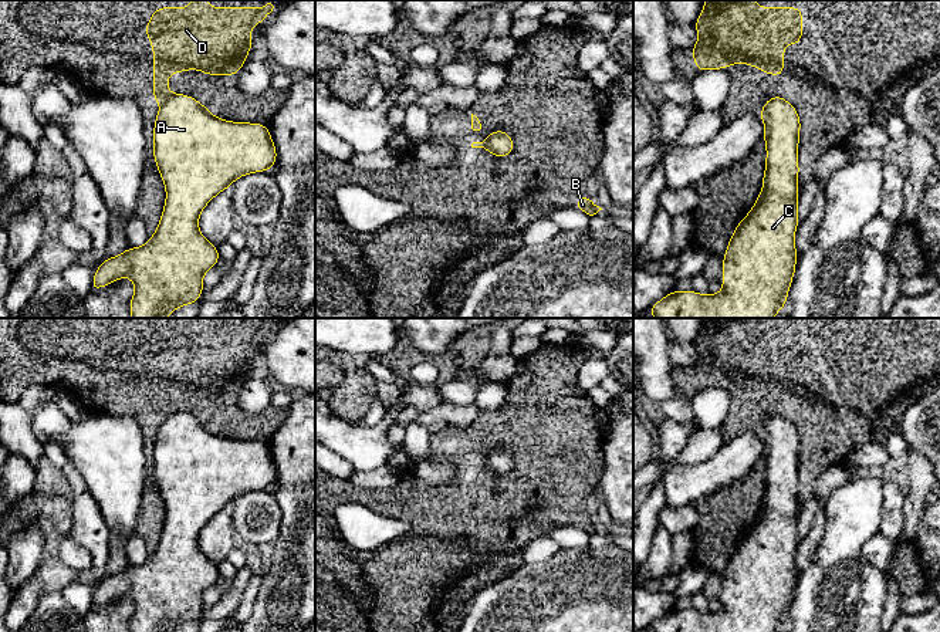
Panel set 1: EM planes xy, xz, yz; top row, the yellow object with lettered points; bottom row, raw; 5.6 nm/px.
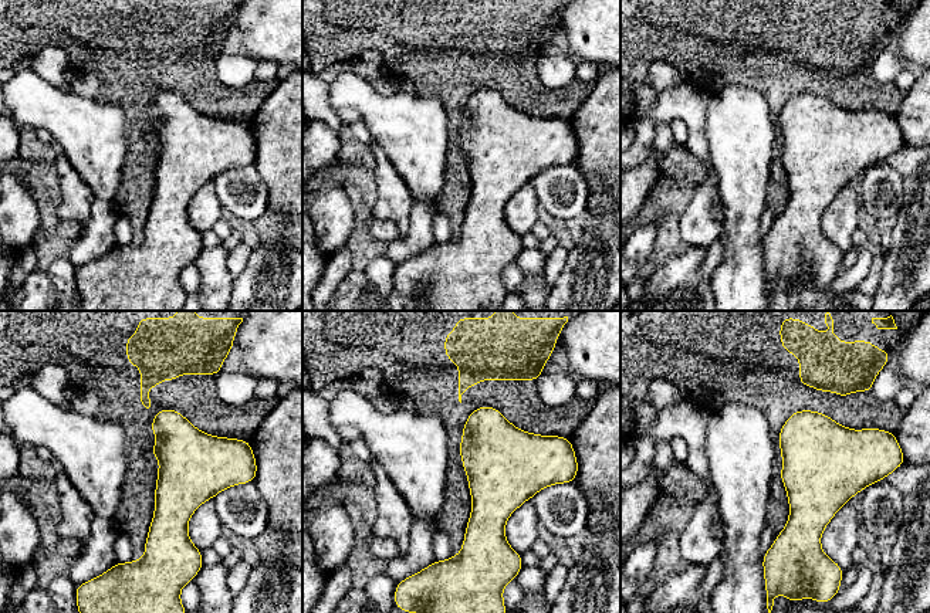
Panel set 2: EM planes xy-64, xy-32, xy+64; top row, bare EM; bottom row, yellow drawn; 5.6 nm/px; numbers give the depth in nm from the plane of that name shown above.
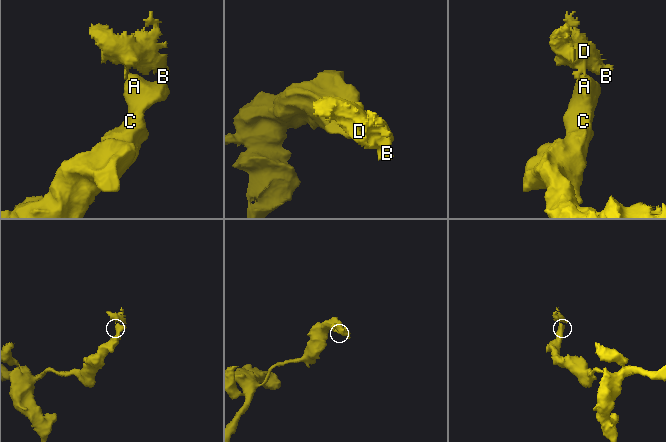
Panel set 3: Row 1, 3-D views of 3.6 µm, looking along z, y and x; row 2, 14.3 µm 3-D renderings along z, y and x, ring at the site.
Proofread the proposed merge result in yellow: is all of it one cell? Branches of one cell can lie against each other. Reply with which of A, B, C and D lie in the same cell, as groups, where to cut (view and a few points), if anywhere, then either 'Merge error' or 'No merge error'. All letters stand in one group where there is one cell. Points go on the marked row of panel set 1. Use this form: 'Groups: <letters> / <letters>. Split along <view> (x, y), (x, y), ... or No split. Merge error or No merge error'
Groups: A C / B D. Split along xy (172, 94), (162, 105). Merge error

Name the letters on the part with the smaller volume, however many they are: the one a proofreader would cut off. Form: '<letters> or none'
B, D

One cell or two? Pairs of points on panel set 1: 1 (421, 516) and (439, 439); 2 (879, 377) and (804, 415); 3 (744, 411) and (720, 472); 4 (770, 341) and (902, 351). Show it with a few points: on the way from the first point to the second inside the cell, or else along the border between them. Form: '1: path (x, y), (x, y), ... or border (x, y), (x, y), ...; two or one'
1: path (443, 499), (462, 480), (462, 450); one
2: path (861, 382), (845, 396), (822, 396); one
3: border (757, 429), (749, 429), (723, 442); two
4: path (802, 341), (869, 341); one

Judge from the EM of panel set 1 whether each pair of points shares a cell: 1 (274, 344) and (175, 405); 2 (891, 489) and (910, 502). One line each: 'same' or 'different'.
1: different
2: different

